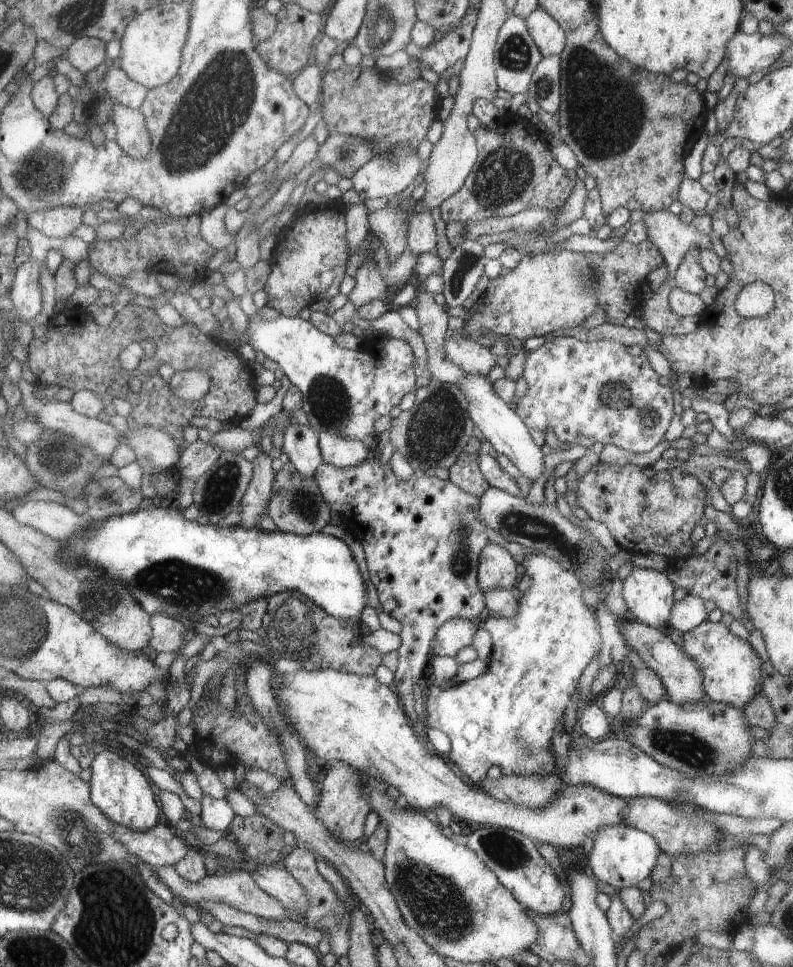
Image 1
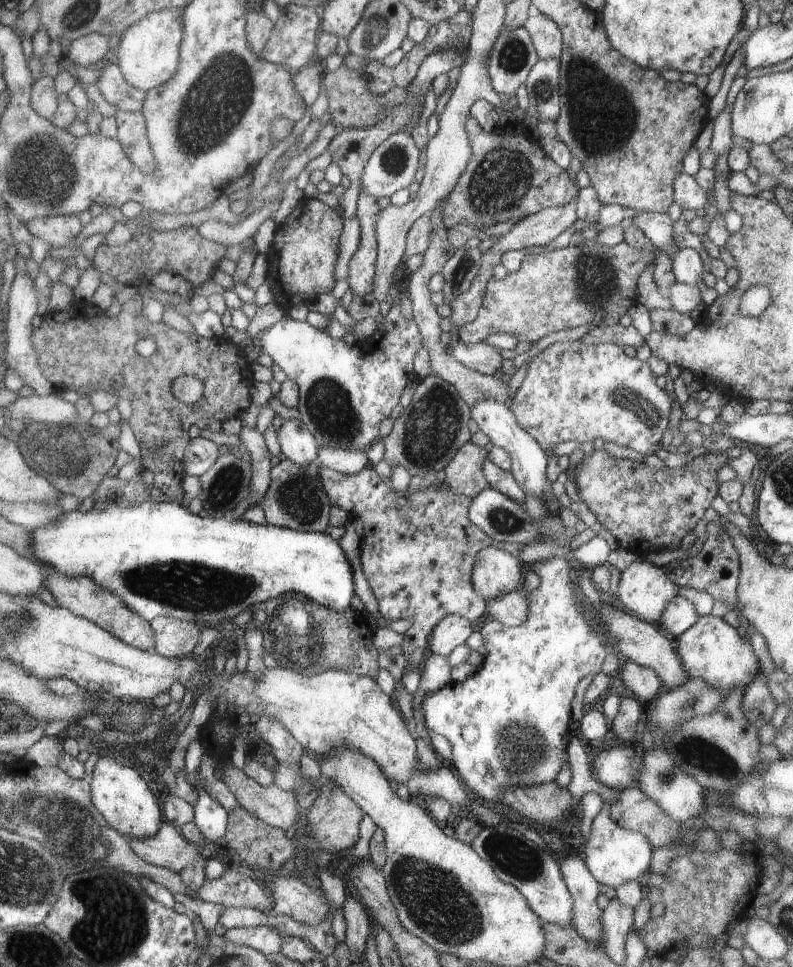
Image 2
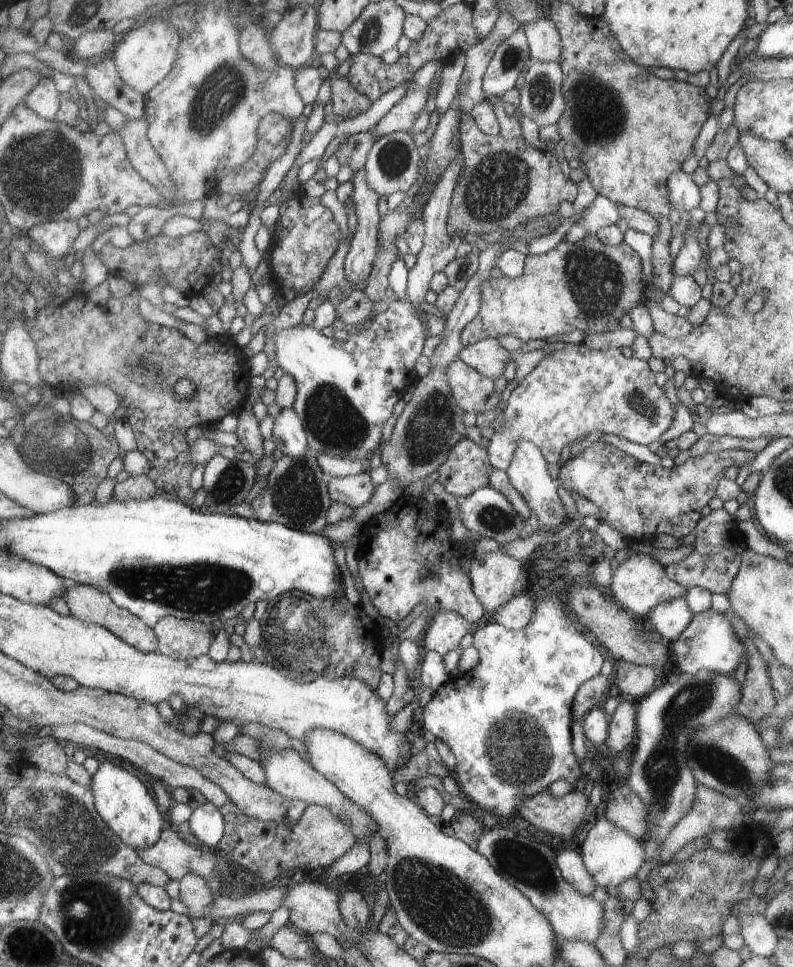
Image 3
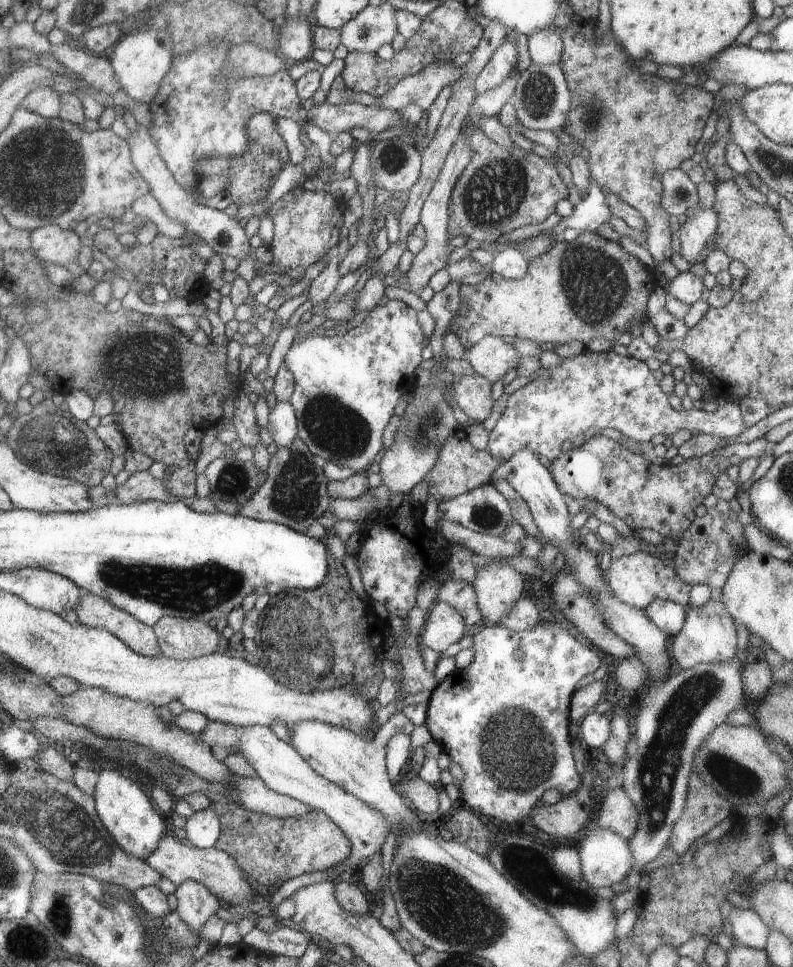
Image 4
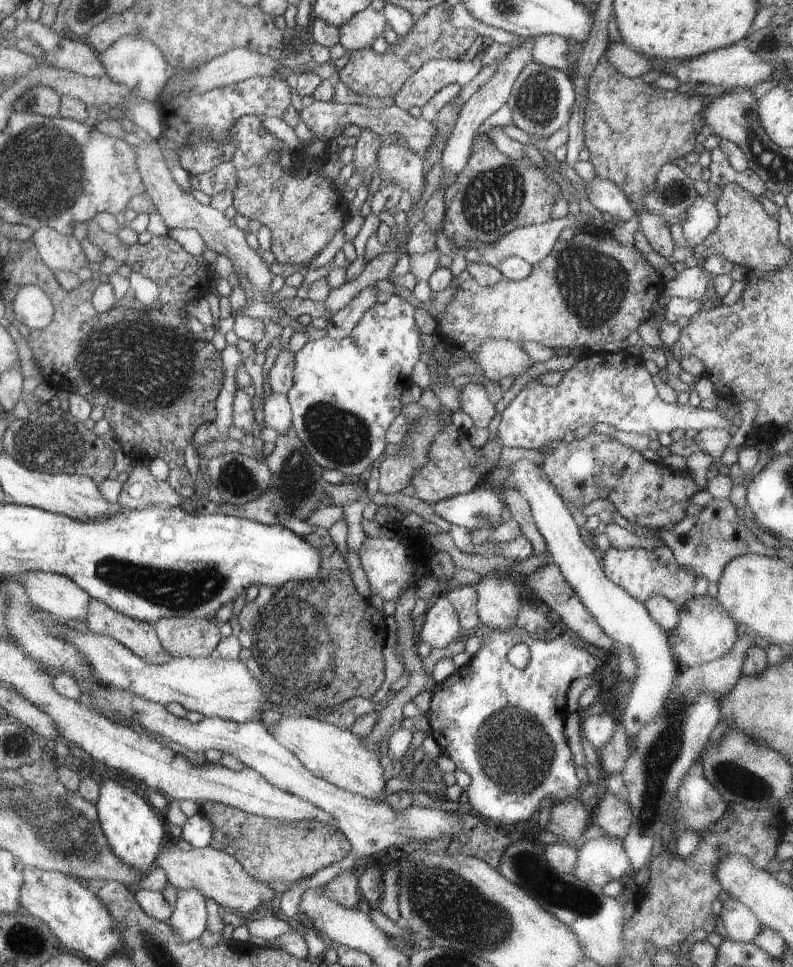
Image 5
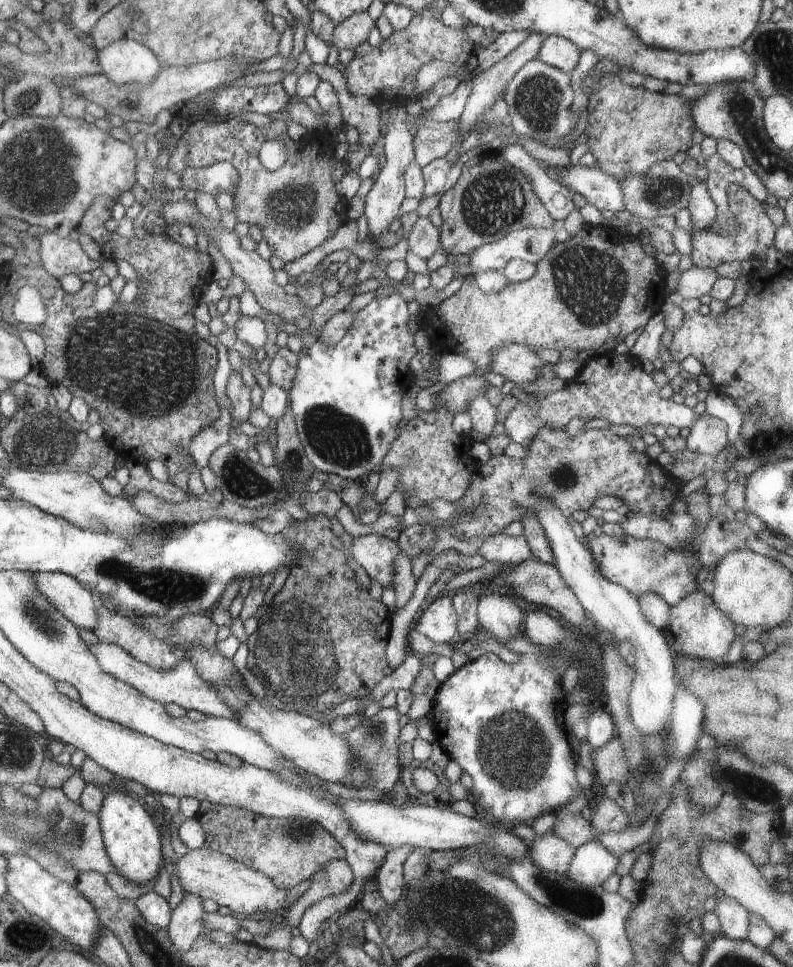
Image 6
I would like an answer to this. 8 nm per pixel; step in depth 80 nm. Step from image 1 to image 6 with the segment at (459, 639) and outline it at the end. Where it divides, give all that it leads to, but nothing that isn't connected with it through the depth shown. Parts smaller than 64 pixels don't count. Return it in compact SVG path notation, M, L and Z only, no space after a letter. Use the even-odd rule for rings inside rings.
M444 594L434 598L428 608L417 615L414 627L435 643L448 643L456 634L456 620L459 620L452 601L452 598Z

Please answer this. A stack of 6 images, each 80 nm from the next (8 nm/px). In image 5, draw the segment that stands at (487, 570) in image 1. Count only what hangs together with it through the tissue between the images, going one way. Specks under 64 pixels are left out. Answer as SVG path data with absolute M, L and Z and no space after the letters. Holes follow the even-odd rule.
M486 573L475 584L479 593L479 621L494 631L512 632L521 611L520 592L512 580L496 576L496 573Z

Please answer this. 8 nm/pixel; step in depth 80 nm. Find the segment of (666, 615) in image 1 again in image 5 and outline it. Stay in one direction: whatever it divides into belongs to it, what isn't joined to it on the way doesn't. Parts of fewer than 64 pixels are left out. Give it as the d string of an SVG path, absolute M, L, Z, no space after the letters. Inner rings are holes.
M666 544L656 546L652 550L635 547L620 550L611 546L606 554L600 556L606 576L640 602L660 595L683 607L695 596L695 570L681 565L676 560L674 552Z

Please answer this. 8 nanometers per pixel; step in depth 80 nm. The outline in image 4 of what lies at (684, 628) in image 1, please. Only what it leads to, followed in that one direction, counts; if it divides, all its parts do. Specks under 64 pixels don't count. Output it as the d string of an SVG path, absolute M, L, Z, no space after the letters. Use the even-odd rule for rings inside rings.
M659 599L651 602L645 609L648 618L652 620L666 636L677 635L685 623L688 606L674 601Z

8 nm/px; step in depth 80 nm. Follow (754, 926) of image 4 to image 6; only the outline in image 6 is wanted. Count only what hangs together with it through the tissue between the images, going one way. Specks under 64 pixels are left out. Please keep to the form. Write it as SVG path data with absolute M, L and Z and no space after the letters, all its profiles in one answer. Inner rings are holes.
M721 896L717 899L713 912L719 920L720 935L746 940L750 924L750 912L747 908L733 898Z

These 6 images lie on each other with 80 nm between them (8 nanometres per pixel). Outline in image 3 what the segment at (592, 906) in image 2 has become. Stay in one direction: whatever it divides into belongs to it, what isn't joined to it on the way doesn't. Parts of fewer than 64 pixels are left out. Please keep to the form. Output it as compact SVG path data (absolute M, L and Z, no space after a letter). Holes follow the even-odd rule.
M565 849L556 854L556 862L560 872L569 883L572 883L581 893L593 894L596 888L593 876L586 870L582 855L578 850Z

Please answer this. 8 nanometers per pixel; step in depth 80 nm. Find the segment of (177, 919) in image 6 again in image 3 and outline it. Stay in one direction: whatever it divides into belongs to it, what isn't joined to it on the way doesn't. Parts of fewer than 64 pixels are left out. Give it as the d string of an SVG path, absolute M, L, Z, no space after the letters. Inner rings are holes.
M196 875L182 877L179 884L179 899L188 908L190 918L202 918L214 907L214 894L206 879Z

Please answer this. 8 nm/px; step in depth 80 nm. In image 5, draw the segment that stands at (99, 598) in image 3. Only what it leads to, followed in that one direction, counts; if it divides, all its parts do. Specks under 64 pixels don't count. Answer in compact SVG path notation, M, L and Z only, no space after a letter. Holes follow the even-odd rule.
M92 599L89 604L87 619L84 622L86 622L87 628L93 633L116 639L116 642L123 643L125 647L128 647L136 655L139 655L140 658L147 660L149 663L163 665L172 658L160 642L153 624L120 614L119 611L108 606L107 603Z

